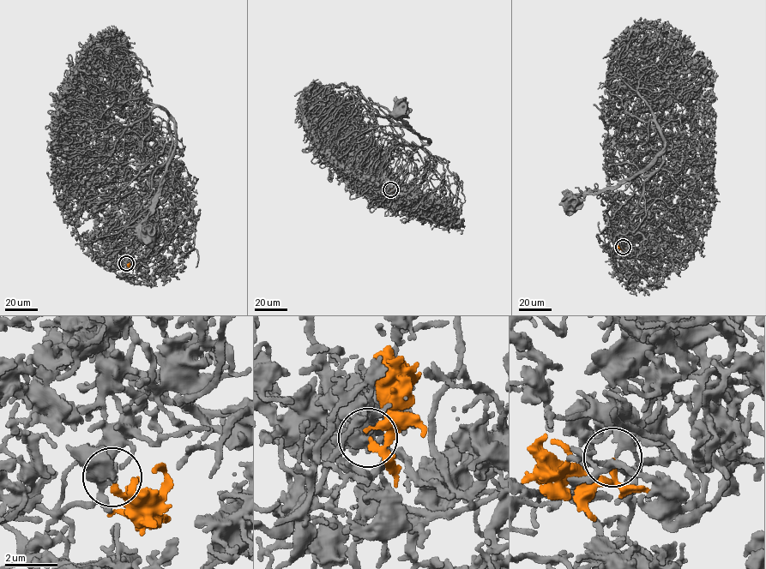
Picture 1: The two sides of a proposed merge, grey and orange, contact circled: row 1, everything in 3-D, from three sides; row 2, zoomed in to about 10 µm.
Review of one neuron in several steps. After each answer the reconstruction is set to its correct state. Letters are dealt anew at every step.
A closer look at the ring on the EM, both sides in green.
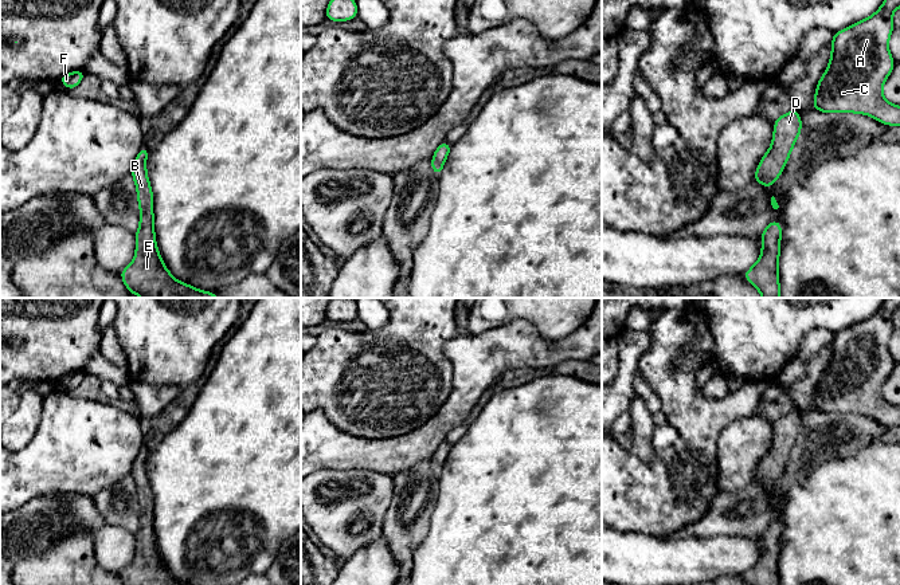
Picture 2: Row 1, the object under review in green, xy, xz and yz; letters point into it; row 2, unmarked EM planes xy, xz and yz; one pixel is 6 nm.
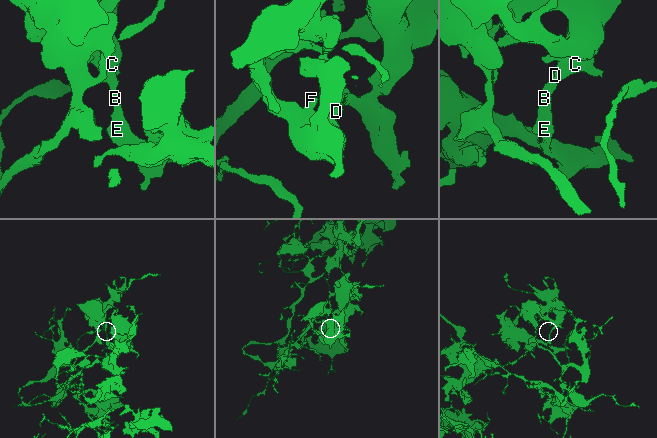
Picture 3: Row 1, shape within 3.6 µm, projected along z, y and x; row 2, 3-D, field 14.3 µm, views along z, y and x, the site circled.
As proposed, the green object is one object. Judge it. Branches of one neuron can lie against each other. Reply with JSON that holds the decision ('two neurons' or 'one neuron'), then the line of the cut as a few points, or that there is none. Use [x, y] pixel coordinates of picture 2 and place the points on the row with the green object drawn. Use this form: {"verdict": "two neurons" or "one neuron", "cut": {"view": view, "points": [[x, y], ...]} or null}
{"verdict": "one neuron", "cut": null}

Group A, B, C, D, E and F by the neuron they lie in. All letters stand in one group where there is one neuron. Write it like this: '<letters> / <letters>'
A B C D E F

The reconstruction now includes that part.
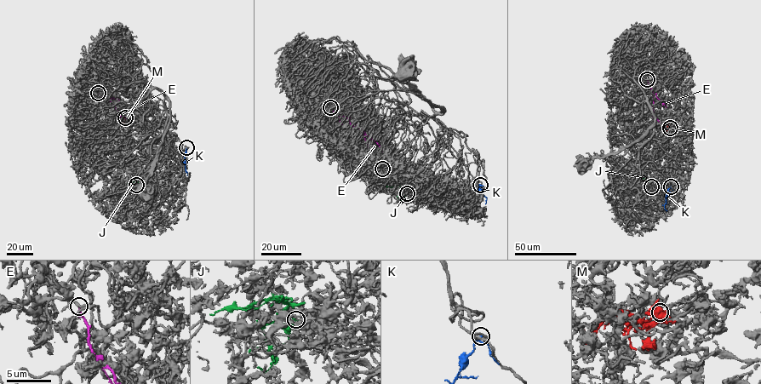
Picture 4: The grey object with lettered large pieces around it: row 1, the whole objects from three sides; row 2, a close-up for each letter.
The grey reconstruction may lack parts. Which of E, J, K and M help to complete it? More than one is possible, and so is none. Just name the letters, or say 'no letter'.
M

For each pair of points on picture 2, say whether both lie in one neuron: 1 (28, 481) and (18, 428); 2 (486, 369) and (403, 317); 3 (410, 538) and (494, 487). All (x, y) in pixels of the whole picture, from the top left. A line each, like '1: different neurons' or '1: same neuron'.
1: different neurons
2: different neurons
3: different neurons

